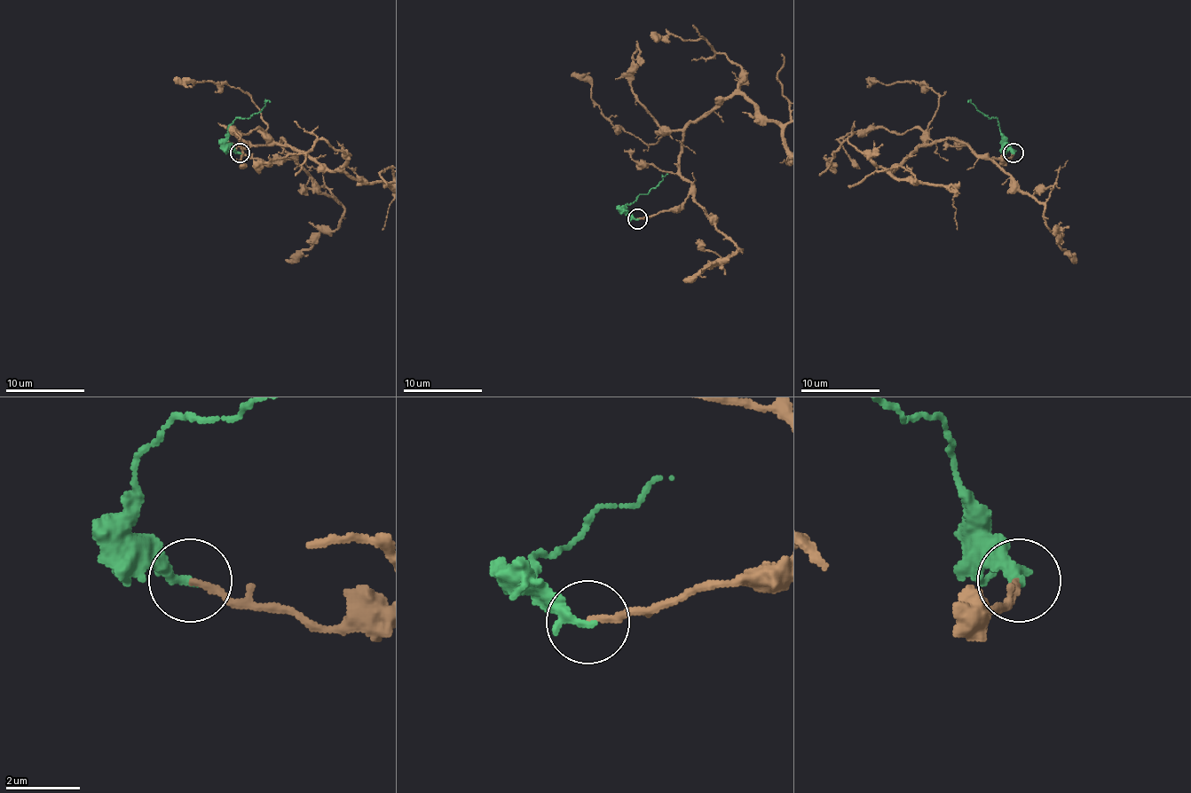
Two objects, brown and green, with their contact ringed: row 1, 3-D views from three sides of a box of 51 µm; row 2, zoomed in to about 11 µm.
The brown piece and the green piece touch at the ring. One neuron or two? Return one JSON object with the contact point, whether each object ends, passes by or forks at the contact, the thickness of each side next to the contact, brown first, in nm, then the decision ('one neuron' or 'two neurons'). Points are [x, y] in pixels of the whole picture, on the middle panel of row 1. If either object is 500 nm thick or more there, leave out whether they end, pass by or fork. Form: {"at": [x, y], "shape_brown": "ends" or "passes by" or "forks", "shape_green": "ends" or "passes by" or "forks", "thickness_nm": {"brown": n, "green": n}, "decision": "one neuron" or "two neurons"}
{"at": [637, 219], "shape_brown": "ends", "shape_green": "ends", "thickness_nm": {"brown": 160, "green": 300}, "decision": "one neuron"}

